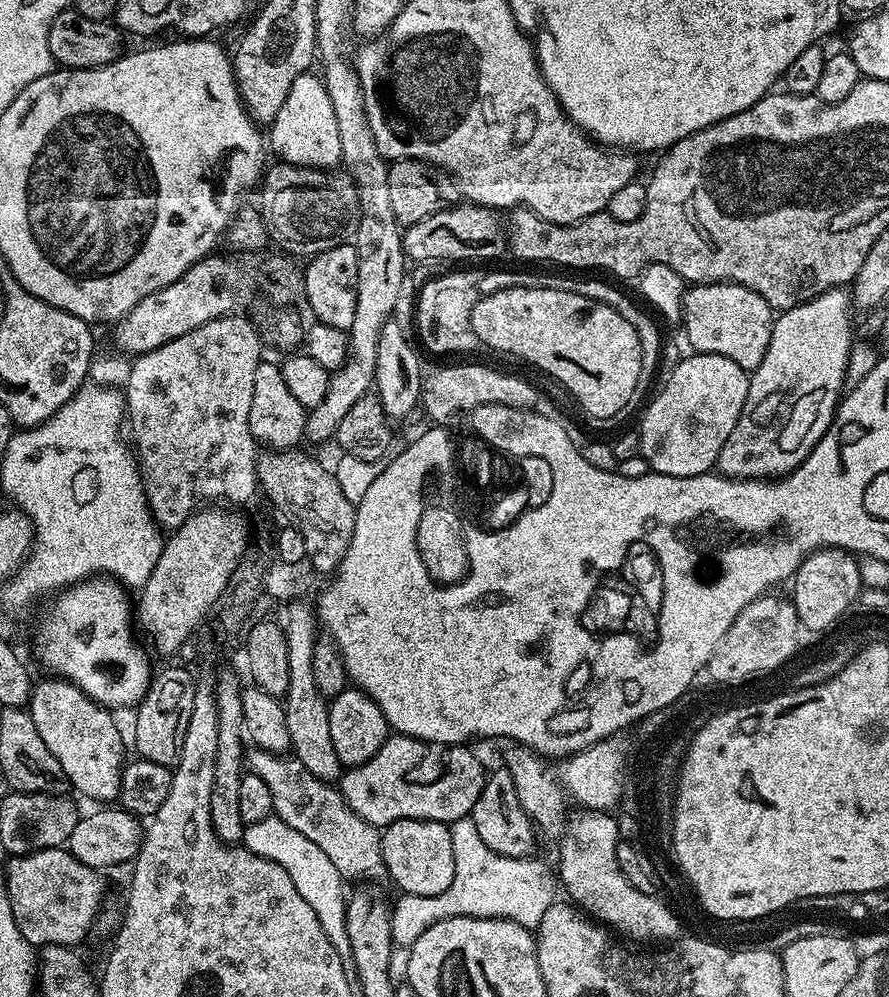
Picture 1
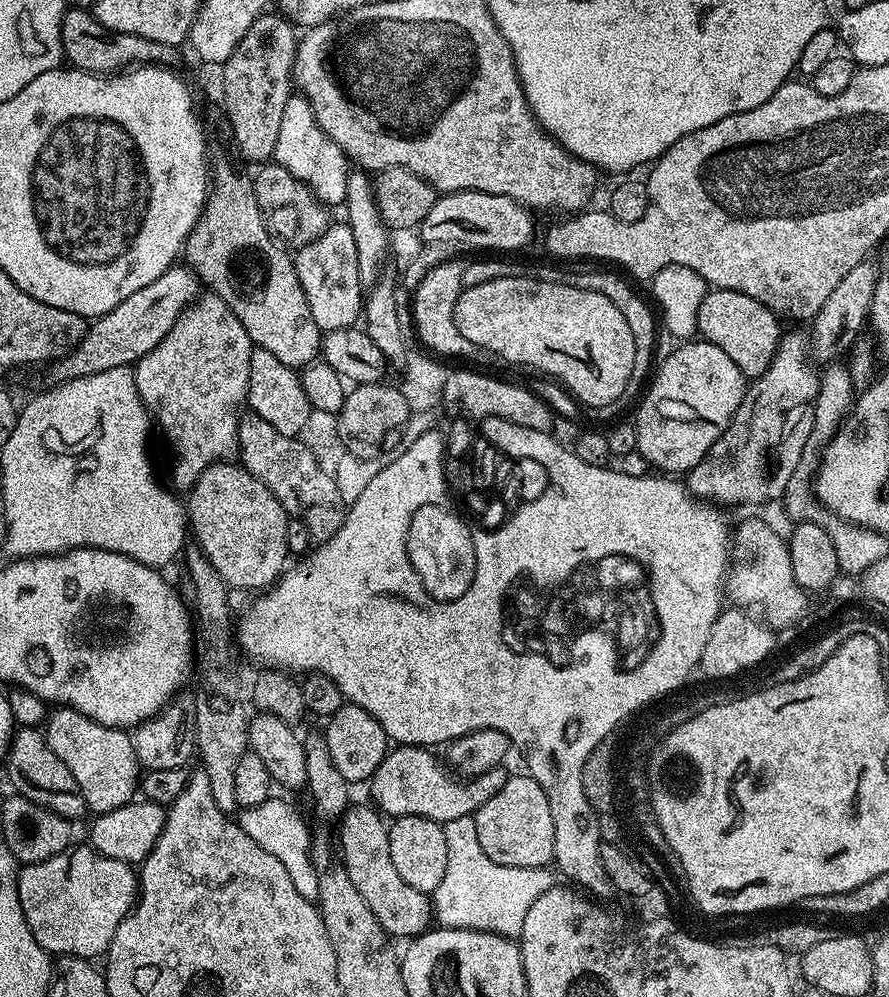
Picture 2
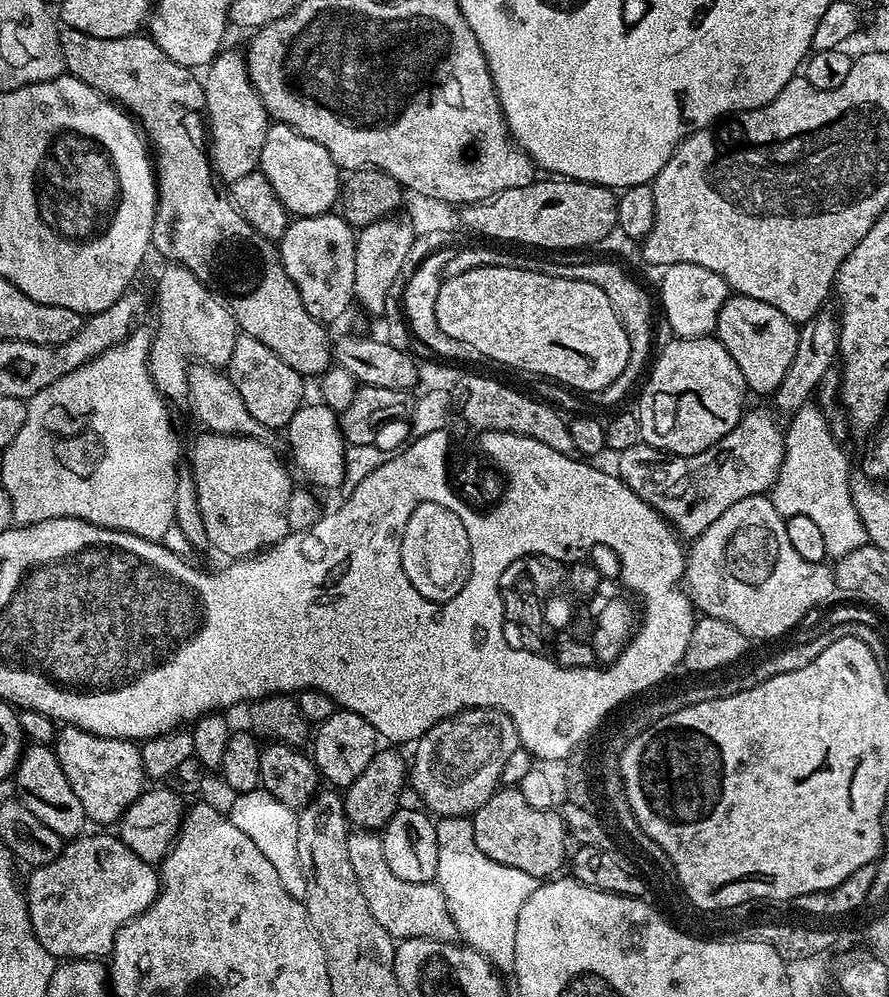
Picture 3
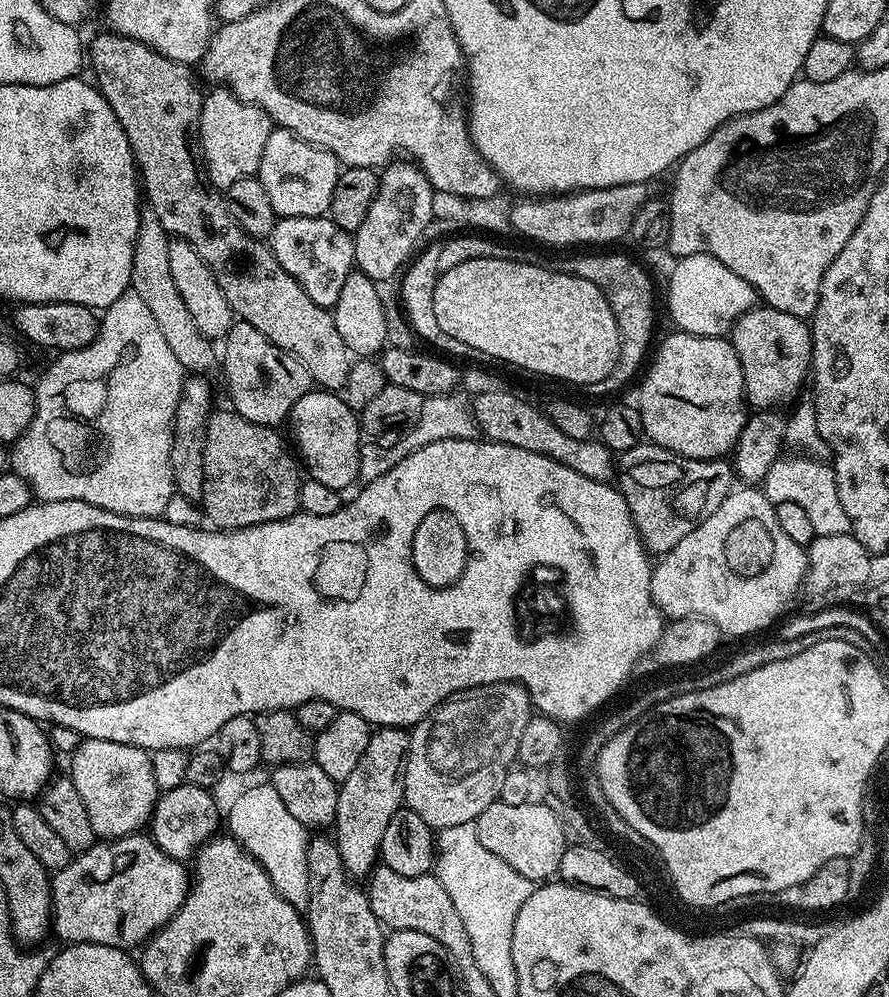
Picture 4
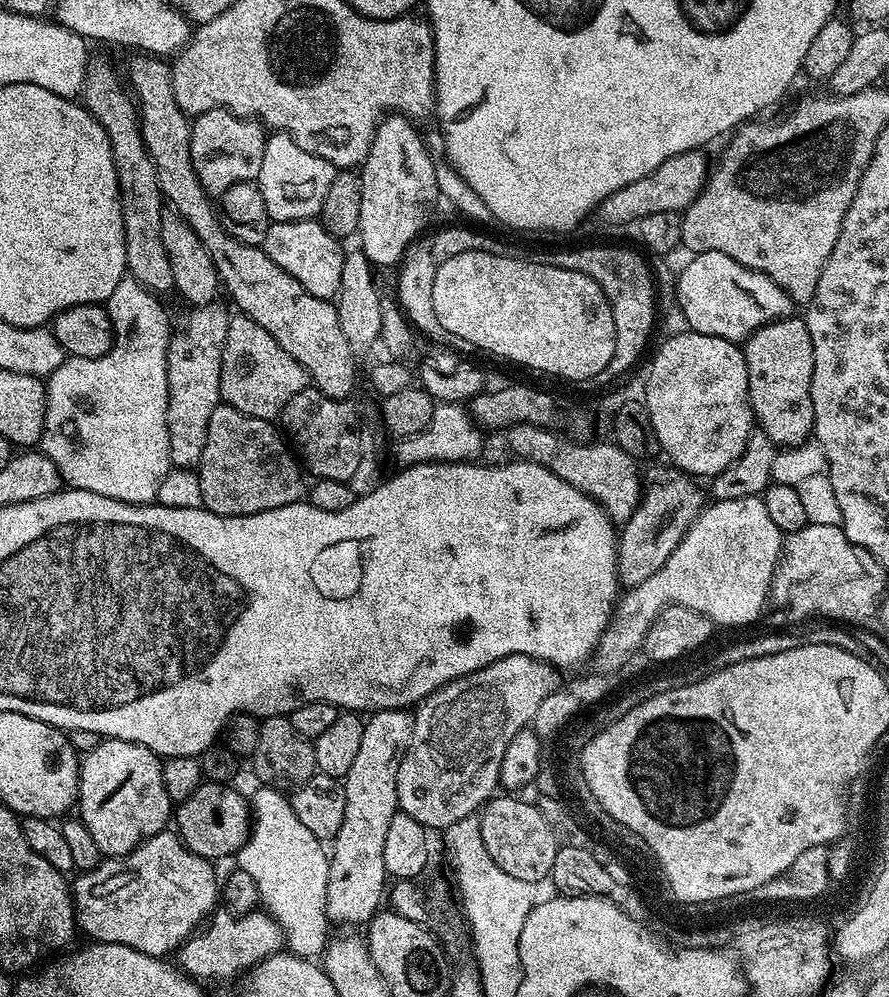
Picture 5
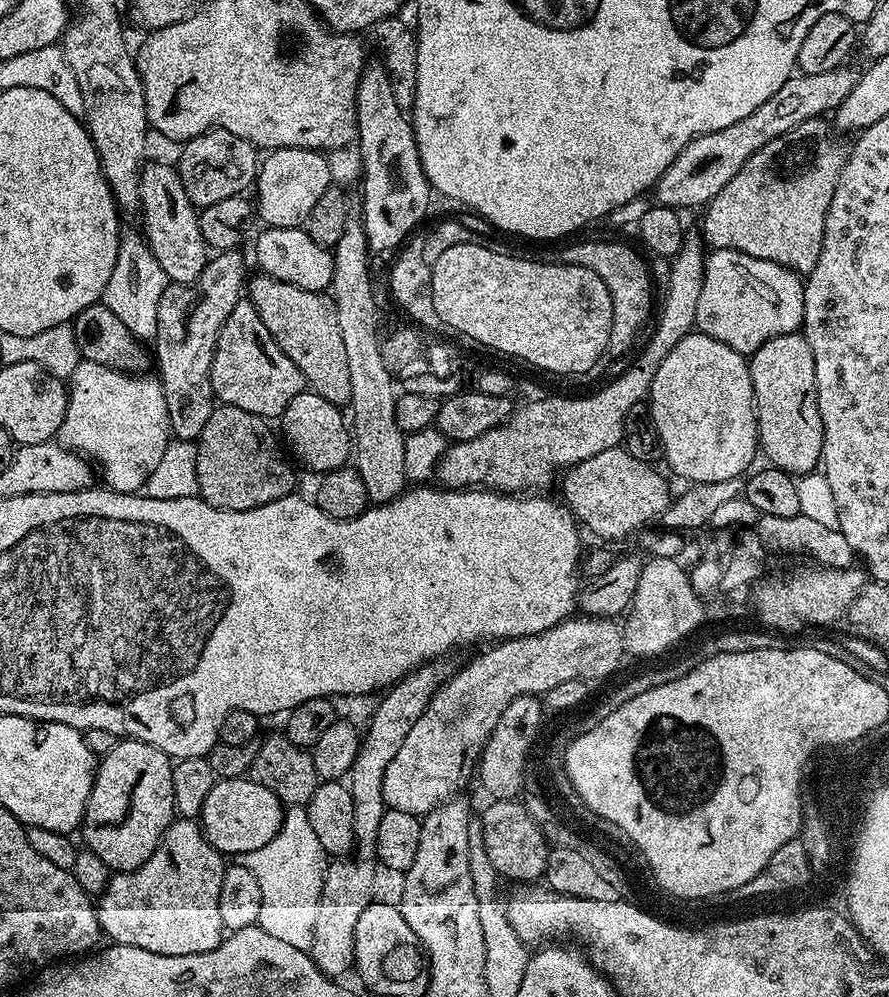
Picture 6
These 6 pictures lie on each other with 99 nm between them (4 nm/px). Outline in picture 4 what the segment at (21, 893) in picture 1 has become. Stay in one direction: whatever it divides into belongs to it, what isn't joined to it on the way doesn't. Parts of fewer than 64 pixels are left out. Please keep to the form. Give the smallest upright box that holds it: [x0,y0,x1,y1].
[51,834,190,950]

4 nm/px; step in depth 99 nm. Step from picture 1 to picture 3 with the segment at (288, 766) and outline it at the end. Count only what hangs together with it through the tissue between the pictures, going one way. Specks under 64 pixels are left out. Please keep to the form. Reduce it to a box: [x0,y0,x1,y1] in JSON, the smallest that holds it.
[348,830,457,944]

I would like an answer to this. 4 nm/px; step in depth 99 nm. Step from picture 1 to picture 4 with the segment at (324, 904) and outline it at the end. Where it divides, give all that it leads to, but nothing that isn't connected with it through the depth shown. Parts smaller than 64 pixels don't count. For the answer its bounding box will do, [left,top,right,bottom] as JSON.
[226,783,310,910]

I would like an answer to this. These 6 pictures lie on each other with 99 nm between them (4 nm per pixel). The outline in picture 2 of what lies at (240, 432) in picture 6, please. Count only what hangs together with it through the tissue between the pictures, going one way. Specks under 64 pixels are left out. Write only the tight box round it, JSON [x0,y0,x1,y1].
[186,462,290,590]

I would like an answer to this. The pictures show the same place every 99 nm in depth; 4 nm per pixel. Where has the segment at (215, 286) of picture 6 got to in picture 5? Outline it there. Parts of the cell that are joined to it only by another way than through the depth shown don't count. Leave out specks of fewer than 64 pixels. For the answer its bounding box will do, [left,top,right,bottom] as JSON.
[168,302,230,469]

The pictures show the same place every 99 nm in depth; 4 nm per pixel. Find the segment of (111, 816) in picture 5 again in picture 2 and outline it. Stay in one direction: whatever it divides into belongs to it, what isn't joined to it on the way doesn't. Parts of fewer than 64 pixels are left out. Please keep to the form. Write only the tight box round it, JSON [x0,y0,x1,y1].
[46,706,142,813]

